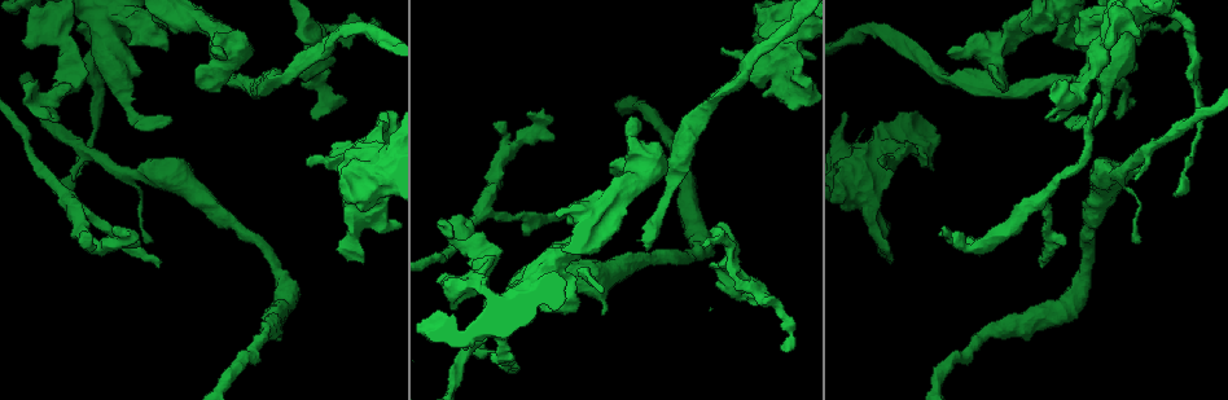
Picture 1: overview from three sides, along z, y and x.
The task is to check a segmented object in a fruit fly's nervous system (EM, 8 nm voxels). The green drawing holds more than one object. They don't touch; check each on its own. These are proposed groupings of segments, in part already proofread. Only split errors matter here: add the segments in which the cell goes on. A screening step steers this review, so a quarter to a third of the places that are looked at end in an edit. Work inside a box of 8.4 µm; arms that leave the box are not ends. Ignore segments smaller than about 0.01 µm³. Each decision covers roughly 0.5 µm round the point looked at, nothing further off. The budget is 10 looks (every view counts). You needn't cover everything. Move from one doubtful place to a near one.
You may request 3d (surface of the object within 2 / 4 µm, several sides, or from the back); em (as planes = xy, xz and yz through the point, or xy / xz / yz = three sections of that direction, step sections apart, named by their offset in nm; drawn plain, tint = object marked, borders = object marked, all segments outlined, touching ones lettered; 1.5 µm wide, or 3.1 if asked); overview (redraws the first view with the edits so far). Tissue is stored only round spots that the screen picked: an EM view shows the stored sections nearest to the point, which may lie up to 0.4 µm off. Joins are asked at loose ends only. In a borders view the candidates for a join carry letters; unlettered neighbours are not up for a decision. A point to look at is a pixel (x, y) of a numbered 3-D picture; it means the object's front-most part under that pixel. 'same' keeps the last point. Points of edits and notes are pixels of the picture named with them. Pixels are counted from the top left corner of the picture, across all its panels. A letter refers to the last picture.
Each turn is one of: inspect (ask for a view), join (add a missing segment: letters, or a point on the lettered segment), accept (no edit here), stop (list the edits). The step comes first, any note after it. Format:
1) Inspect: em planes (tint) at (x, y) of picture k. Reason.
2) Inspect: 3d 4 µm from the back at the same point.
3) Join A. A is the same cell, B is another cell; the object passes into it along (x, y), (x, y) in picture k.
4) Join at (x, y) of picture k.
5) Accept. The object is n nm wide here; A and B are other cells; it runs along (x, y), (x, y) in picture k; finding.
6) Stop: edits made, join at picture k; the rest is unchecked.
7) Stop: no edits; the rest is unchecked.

Inspect: 3d 2 µm at (889, 261) of picture 1. Branch stops here.

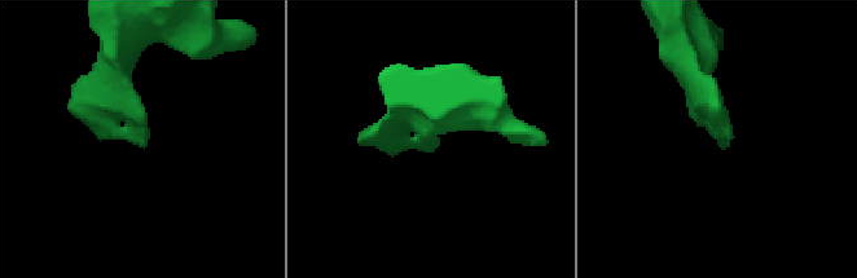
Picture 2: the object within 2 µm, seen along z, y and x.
Inspect: em xy step 4 (borders) at (144, 144) of picture 2.

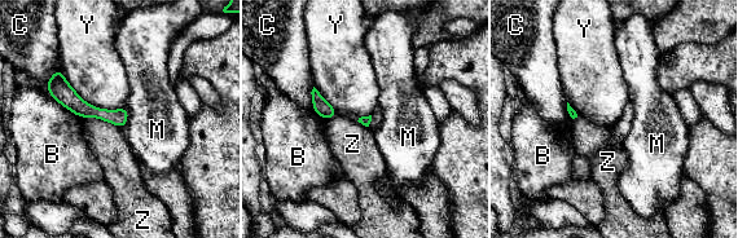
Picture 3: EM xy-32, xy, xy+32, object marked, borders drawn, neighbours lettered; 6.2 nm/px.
Accept. B, C, M, Y and Z are other cells; no lettered segment goes on from it.

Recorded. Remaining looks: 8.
Inspect: em yz step 4 (tint) at (1038, 260) of picture 1. An open end.

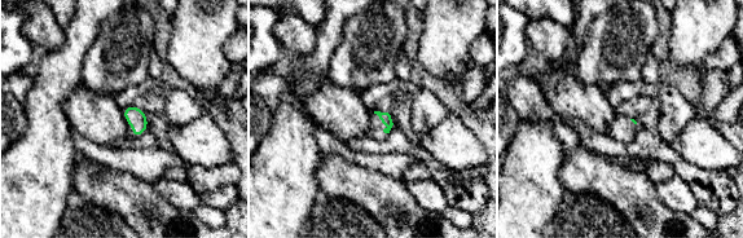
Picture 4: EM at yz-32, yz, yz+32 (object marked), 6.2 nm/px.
Inspect: em yz step 4 (borders) at the same point.

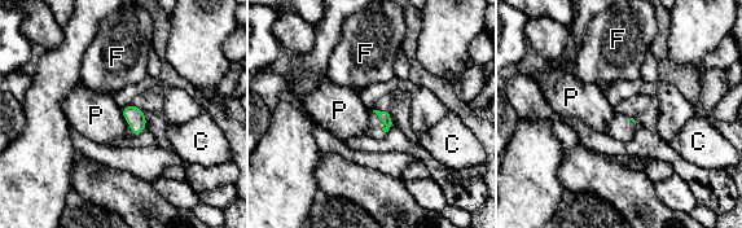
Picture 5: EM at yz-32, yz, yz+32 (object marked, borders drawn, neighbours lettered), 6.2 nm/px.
Join P. P is the same cell, C and F are other cells; the cell continues.

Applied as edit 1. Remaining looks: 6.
Inspect: em planes (borders) at (82, 232) of picture 1. An open end.

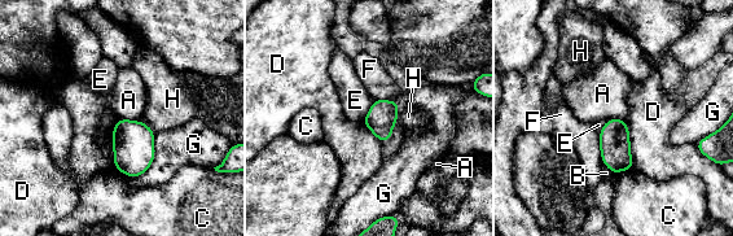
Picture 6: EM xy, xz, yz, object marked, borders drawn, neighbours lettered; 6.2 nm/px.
Accept. The object is 190 nm wide here; A, B, C, D, E, F, G and H are other cells; a border runs along (119, 118), (139, 121) in picture 6; no lettered segment goes on from it.

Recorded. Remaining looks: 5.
Inspect: em xz step 8 (tint) at (1053, 83) of picture 1. Thin end.

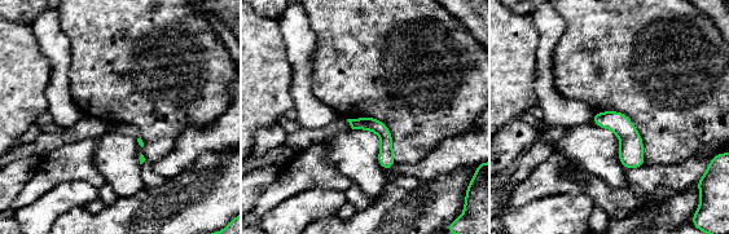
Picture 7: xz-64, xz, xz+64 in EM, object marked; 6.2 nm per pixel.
Inspect: em xz step 8 (borders) at the same point.

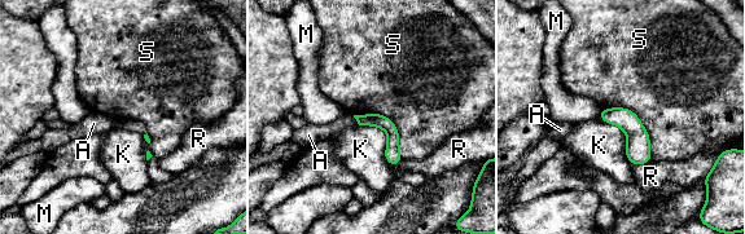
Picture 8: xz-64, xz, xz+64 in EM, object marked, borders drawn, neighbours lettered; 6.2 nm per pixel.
Accept. A, K, M, R and S are other cells; a border runs along (601, 107), (638, 116), (652, 159) in picture 8; no lettered segment goes on from it.

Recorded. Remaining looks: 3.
Stop: edits made, join at picture 5; the rest is unchecked.

